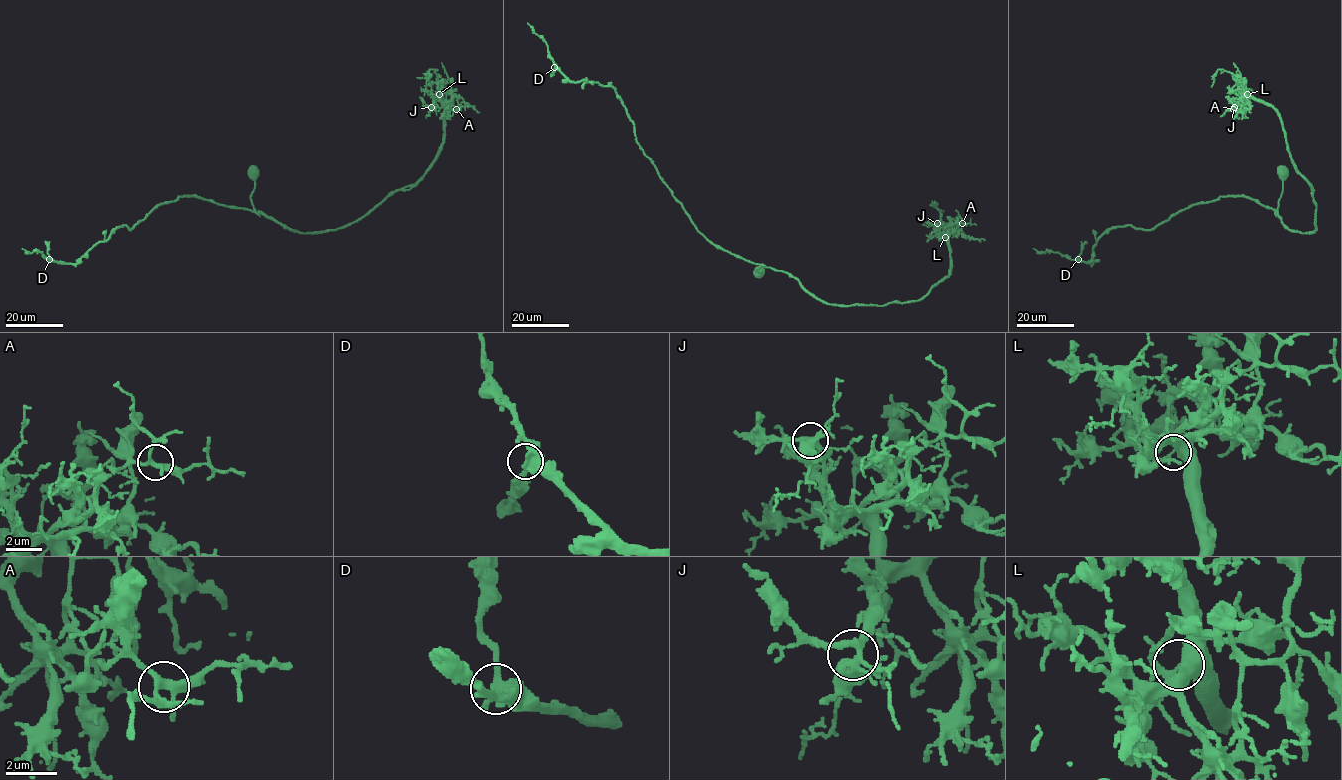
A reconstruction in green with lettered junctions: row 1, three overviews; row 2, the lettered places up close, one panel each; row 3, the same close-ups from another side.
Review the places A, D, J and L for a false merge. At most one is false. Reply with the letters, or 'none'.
L

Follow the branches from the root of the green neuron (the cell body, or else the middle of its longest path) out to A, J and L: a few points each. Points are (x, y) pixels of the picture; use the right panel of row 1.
A: (1283, 173), (1276, 212), (1289, 229), (1314, 231), (1313, 189), (1289, 153), (1280, 115), (1247, 96), (1233, 109)
J: (1283, 173), (1276, 212), (1289, 229), (1314, 231), (1313, 189), (1289, 153), (1280, 115), (1248, 96), (1234, 107)
L: (1283, 173), (1276, 212), (1289, 229), (1314, 231), (1313, 189), (1289, 153), (1281, 117), (1272, 106), (1247, 95)

